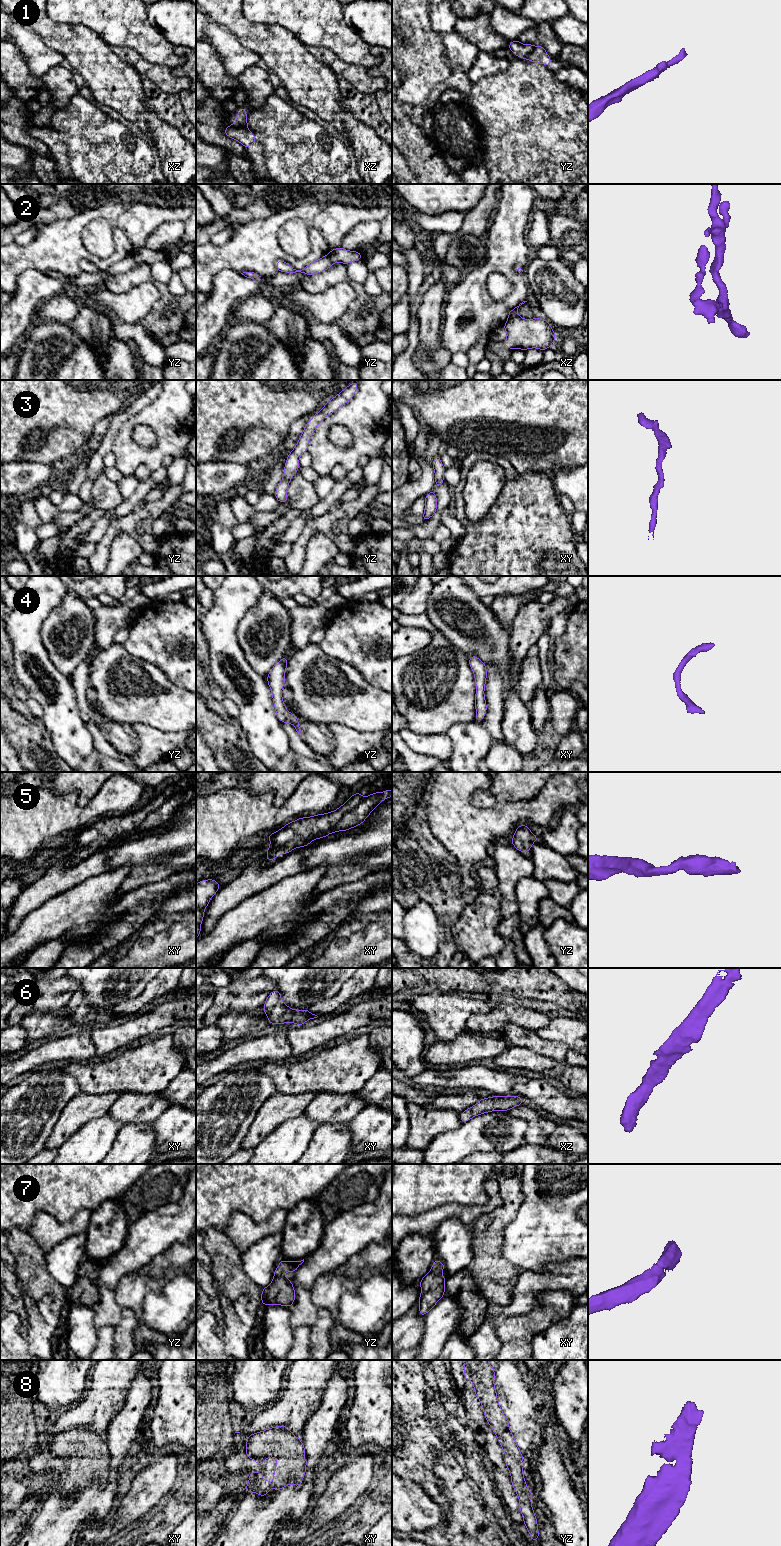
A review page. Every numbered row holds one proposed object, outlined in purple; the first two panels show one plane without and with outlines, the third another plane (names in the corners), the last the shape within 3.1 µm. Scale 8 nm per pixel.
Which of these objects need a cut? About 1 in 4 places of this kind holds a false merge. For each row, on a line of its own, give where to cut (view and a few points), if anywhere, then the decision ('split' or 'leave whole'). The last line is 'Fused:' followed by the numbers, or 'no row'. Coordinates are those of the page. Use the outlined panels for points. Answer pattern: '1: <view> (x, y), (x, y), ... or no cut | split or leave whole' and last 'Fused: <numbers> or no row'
1: xz (232, 125), (247, 129) | split
2: no cut | leave whole
3: no cut | leave whole
4: no cut | leave whole
5: no cut | leave whole
6: no cut | leave whole
7: no cut | leave whole
8: no cut | leave whole
Fused: 1

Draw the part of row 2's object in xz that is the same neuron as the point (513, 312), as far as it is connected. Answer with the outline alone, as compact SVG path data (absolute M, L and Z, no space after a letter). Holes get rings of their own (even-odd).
M523 301L508 313L508 319L503 326L507 338L503 342L510 350L537 348L542 351L550 348L556 340L552 326L546 319L525 319L518 316L518 308L527 301Z

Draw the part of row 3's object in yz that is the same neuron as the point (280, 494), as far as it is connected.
M354 381L343 389L339 394L330 399L323 408L317 412L311 420L306 424L300 438L297 441L296 446L292 449L290 454L287 456L286 463L284 466L284 474L281 482L278 484L275 490L275 498L280 503L286 503L288 500L287 489L292 477L295 475L300 467L299 458L300 456L308 451L308 443L312 437L314 431L320 422L328 415L334 413L338 408L349 402L358 389L358 382Z

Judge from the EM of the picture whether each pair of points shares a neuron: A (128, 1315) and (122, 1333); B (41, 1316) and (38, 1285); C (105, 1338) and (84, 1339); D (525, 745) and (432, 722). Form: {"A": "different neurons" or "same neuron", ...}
{"A": "same neuron", "B": "different neurons", "C": "different neurons", "D": "different neurons"}

